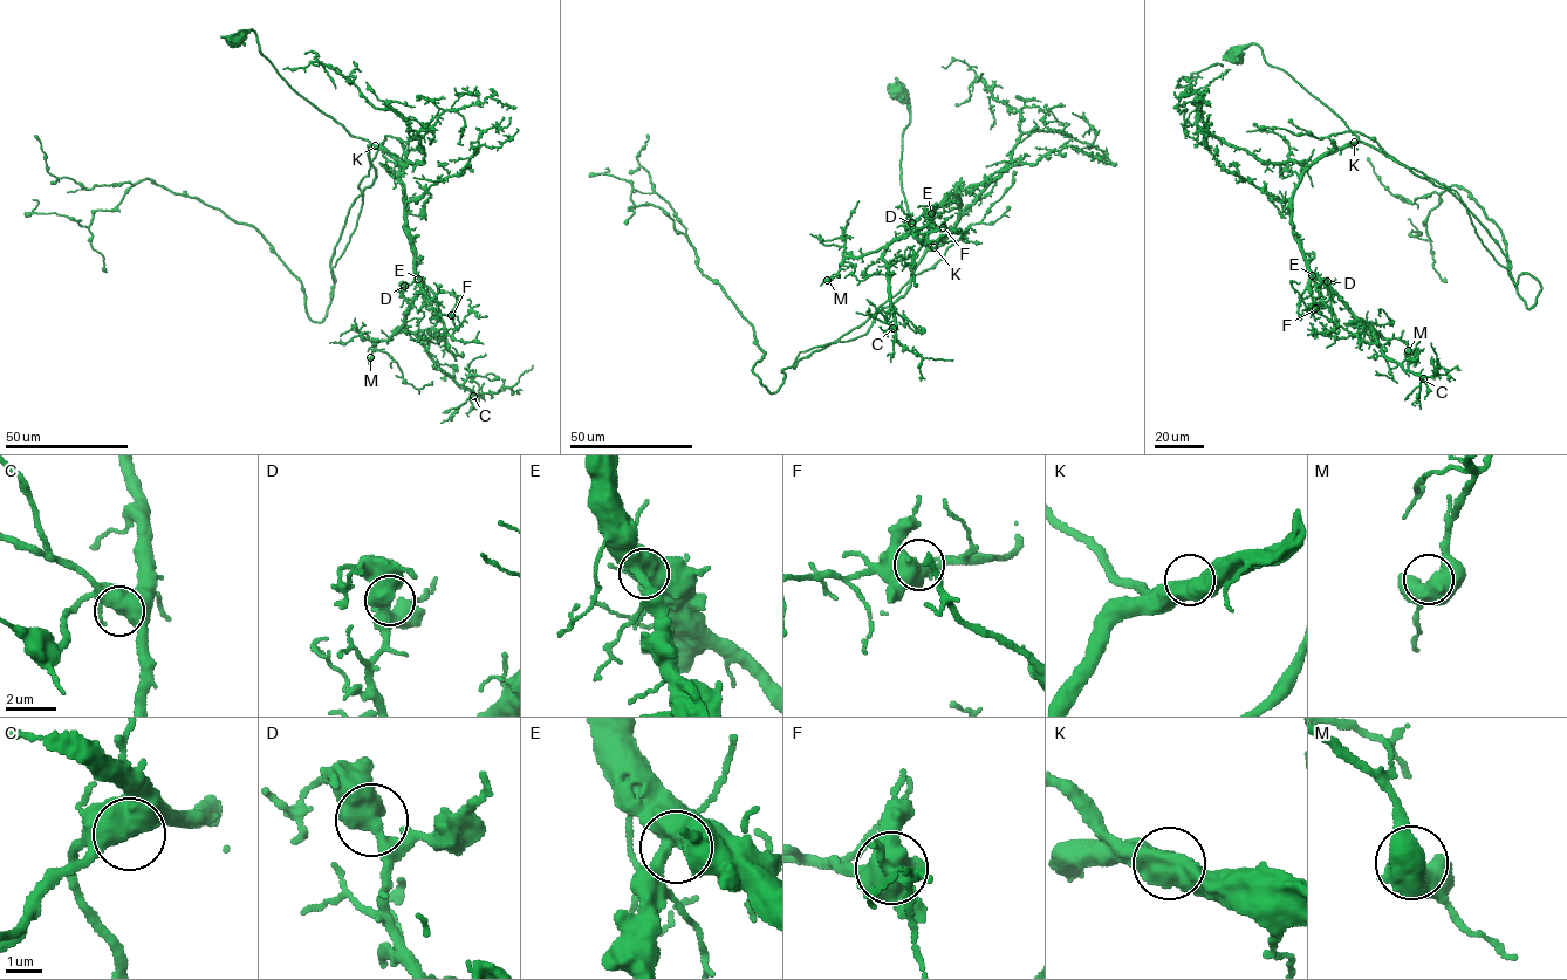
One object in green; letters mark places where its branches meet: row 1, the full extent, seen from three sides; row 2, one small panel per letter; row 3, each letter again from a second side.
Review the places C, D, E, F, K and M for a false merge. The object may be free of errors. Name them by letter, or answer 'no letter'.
no letter

